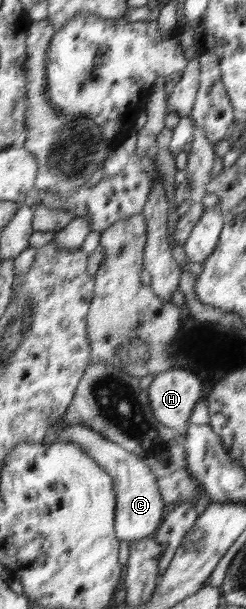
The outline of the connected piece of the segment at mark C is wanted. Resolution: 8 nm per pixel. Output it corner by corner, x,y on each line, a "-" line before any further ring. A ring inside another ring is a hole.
73,425
73,430
65,430
65,434
61,434
59,438
69,443
79,443
115,479
115,489
117,490
115,531
117,538
130,543
131,541
140,541
140,538
153,536
166,516
167,506
160,494
156,475
152,473
148,463
133,454
132,451
125,450
125,447
111,442
104,435
83,425

